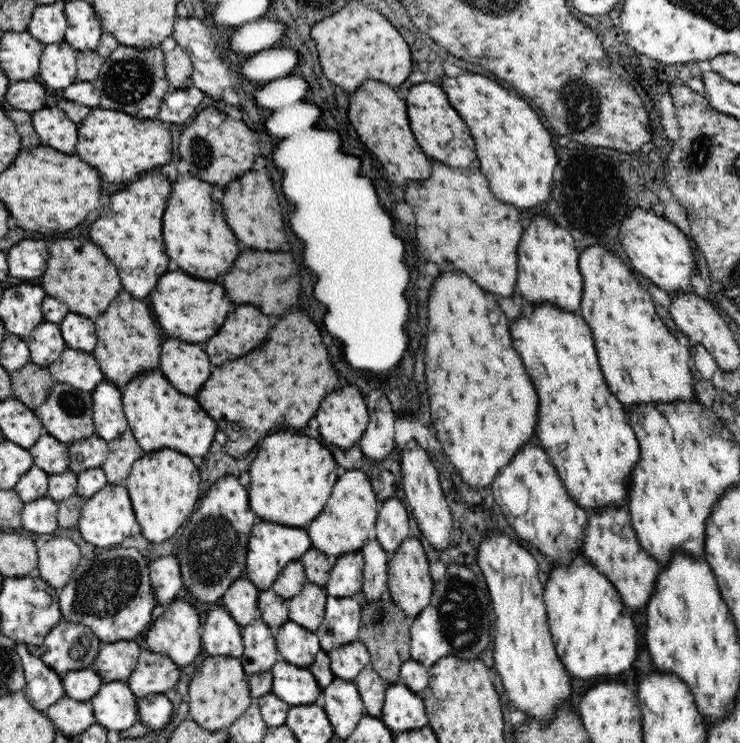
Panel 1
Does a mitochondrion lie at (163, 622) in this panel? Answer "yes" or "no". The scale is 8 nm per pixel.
no

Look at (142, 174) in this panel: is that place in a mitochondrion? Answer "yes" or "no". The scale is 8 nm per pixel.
no

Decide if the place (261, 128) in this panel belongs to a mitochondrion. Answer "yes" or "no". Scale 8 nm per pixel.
no

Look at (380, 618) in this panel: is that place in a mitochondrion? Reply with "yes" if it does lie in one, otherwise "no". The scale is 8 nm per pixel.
yes

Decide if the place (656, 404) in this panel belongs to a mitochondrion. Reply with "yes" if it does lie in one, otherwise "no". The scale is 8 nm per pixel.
no

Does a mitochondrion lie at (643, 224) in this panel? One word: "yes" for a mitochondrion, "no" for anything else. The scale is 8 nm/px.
no

